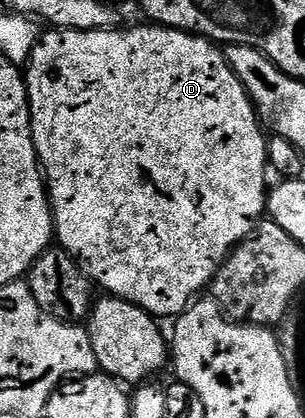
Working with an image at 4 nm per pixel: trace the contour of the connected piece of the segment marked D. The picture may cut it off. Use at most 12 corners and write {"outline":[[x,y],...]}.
{"outline":[[43,32],[57,244],[155,318],[268,209],[215,42]]}

